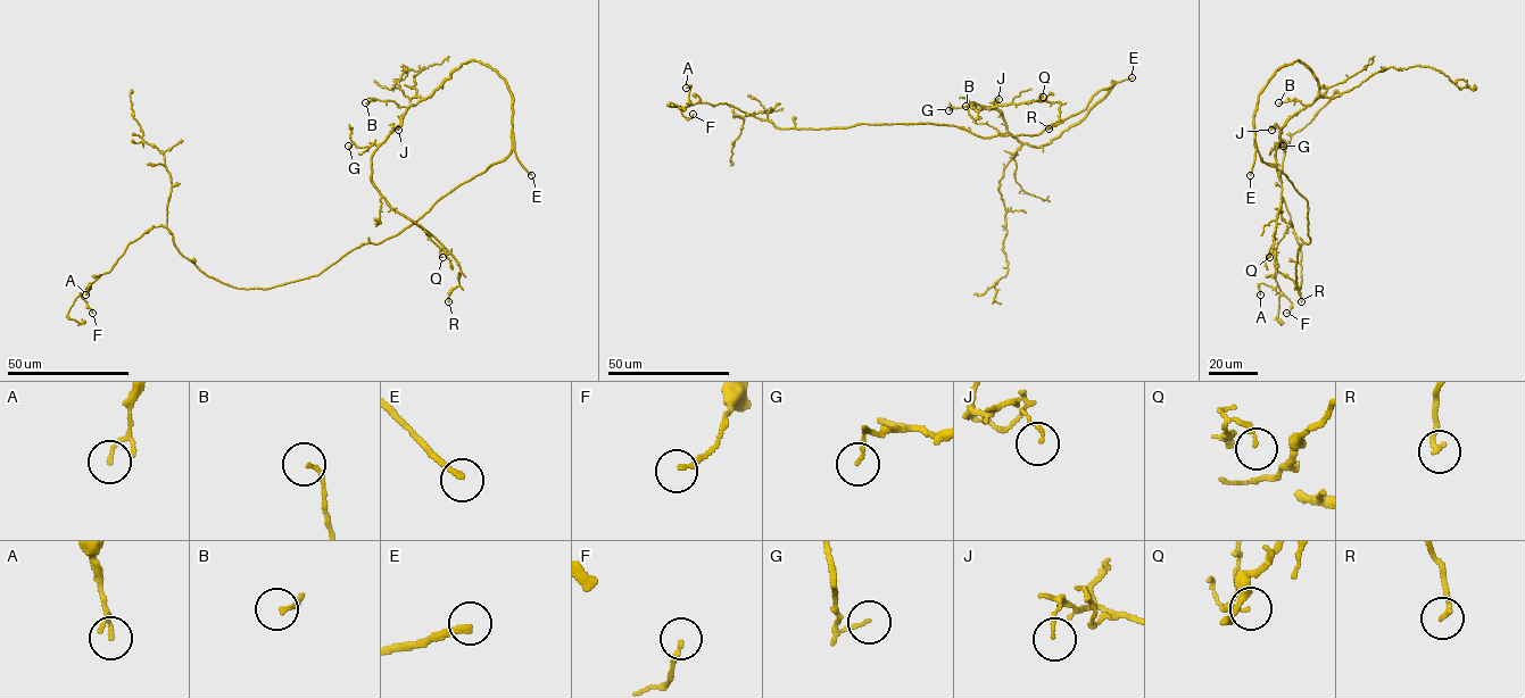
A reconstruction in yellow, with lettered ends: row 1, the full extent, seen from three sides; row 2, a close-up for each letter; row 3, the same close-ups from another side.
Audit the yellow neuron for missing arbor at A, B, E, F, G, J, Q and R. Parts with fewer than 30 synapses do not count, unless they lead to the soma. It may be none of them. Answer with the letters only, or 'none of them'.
E

